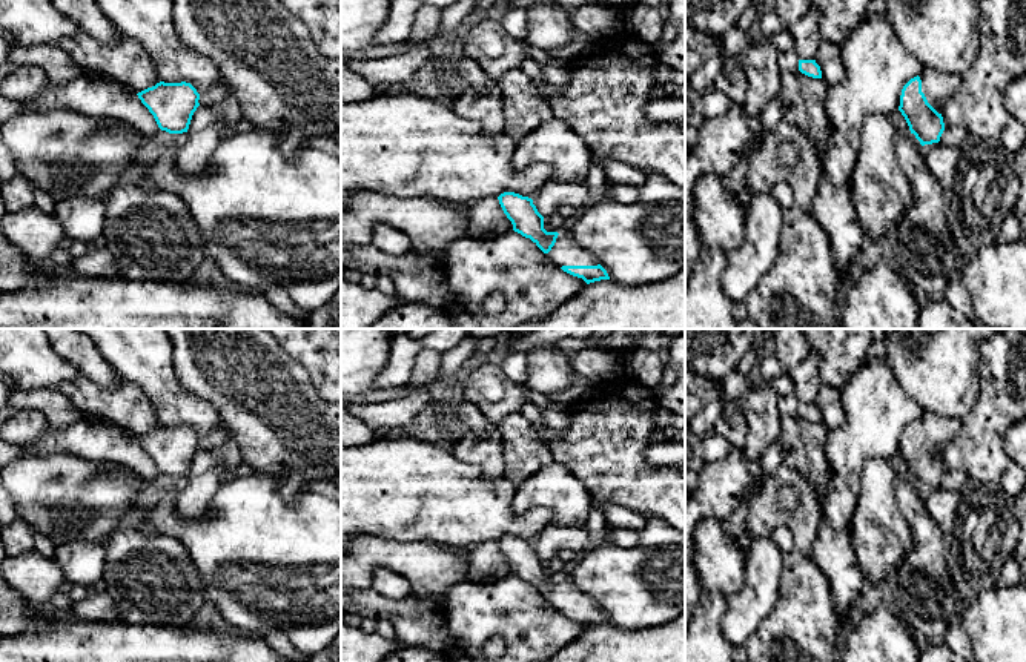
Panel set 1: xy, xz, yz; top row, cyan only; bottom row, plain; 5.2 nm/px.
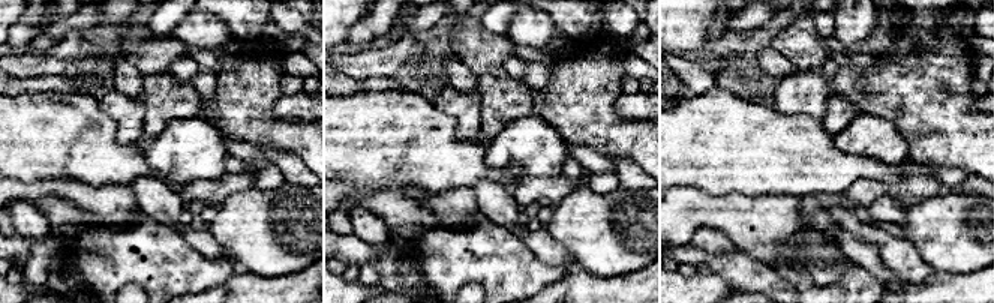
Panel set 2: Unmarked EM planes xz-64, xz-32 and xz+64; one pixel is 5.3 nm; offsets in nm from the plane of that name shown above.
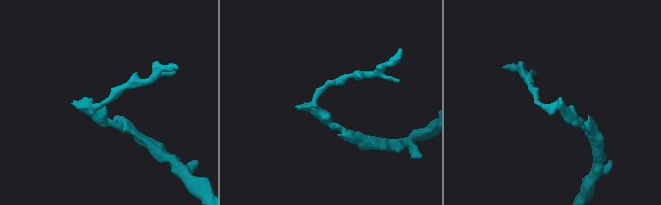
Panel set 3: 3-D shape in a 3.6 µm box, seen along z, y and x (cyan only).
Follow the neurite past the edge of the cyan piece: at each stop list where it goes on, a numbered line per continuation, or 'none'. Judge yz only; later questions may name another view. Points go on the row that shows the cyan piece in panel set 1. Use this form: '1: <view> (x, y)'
1: yz (937, 86)

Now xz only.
1: xz (565, 252)

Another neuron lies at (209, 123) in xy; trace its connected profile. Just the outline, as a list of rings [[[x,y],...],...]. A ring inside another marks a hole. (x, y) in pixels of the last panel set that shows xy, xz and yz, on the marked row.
[[[235,92],[213,104],[200,104],[192,115],[189,138],[177,158],[177,166],[186,174],[200,174],[229,129],[244,121]]]

